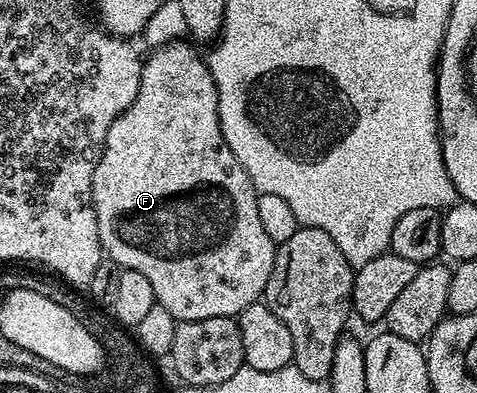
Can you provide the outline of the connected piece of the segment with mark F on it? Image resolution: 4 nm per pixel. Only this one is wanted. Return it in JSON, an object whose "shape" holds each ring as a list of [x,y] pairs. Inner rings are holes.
{"shape":[[[185,40],[171,41],[166,46],[156,47],[150,53],[153,55],[144,59],[139,80],[139,96],[135,96],[131,108],[127,108],[127,112],[123,112],[123,116],[119,116],[107,132],[105,147],[93,177],[93,207],[99,224],[101,249],[107,255],[108,261],[114,262],[122,270],[140,272],[150,282],[157,305],[167,308],[167,312],[171,312],[171,316],[178,322],[211,320],[211,316],[237,318],[251,304],[262,301],[277,251],[271,236],[267,236],[267,231],[259,220],[259,191],[251,184],[251,176],[243,172],[243,164],[235,160],[235,152],[227,148],[227,140],[223,140],[221,135],[219,100],[209,63],[202,55],[201,58],[197,55],[196,45],[193,47],[188,44],[193,45]]]}

